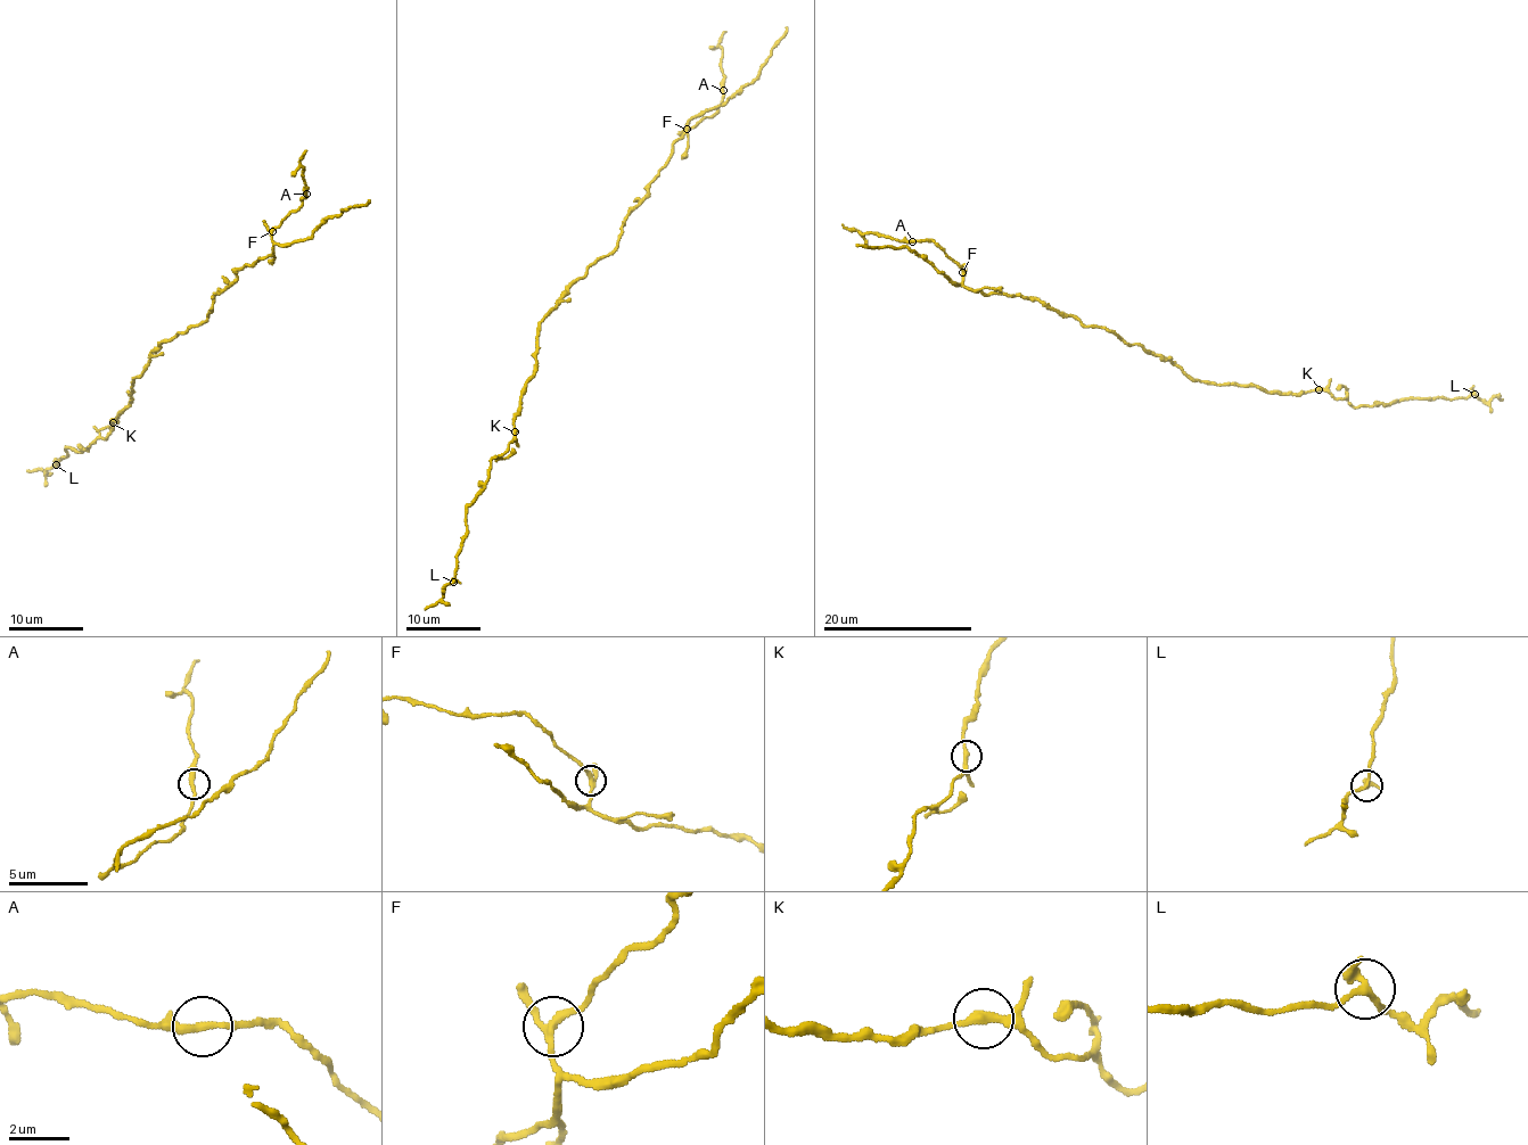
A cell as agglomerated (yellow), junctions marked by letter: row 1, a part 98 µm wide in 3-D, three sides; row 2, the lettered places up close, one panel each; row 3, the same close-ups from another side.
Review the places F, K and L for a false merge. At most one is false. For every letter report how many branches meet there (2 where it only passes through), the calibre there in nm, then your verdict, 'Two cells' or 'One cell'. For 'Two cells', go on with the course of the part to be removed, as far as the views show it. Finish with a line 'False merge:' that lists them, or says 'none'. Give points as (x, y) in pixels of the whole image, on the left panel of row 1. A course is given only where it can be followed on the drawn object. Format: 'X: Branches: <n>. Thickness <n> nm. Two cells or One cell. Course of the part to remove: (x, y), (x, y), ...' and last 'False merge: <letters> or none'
F: Branches: 3. Thickness 220 nm. Two cells. Course of the part to remove: (272, 230), (306, 196), (298, 161), (306, 149)
K: Branches: 3. Thickness 240 nm. One cell
L: Branches: 3. Thickness 240 nm. One cell
False merge: F

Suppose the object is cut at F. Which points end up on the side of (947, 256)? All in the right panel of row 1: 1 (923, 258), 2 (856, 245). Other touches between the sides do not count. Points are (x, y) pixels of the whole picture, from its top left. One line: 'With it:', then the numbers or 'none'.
With it: none

